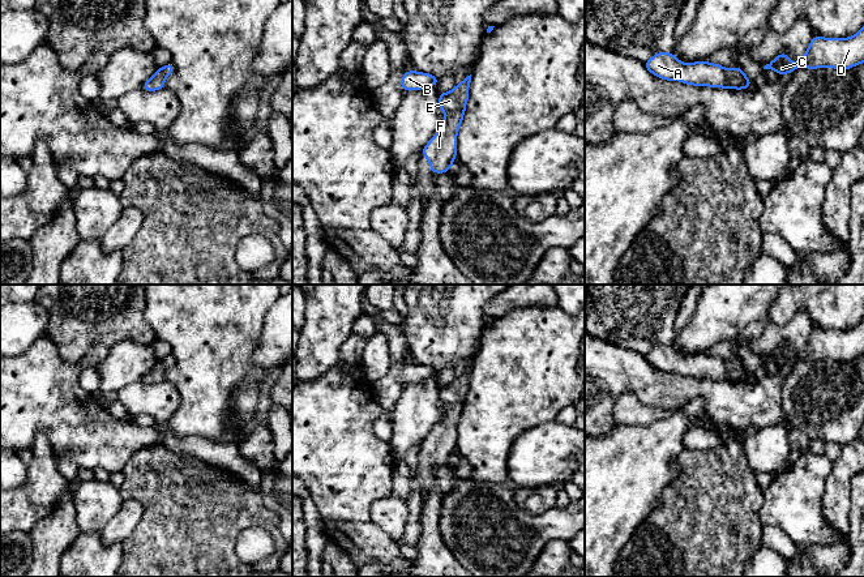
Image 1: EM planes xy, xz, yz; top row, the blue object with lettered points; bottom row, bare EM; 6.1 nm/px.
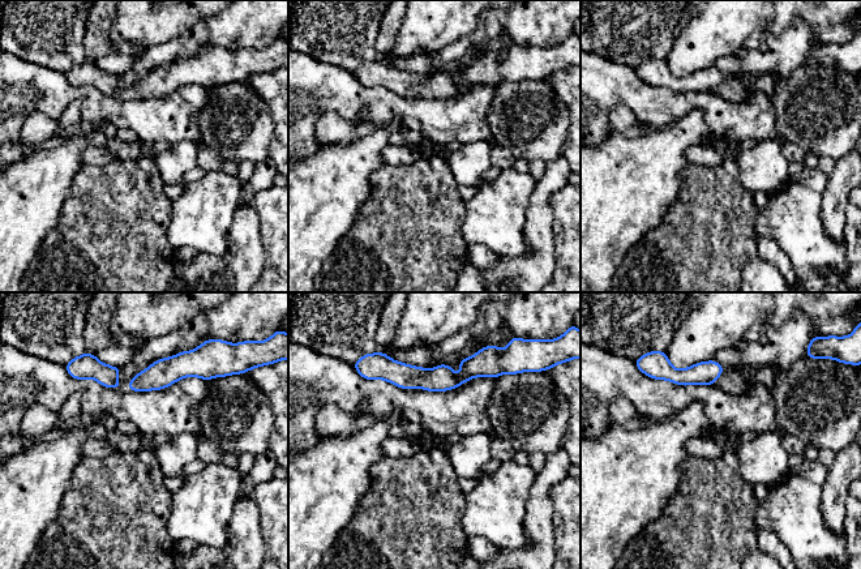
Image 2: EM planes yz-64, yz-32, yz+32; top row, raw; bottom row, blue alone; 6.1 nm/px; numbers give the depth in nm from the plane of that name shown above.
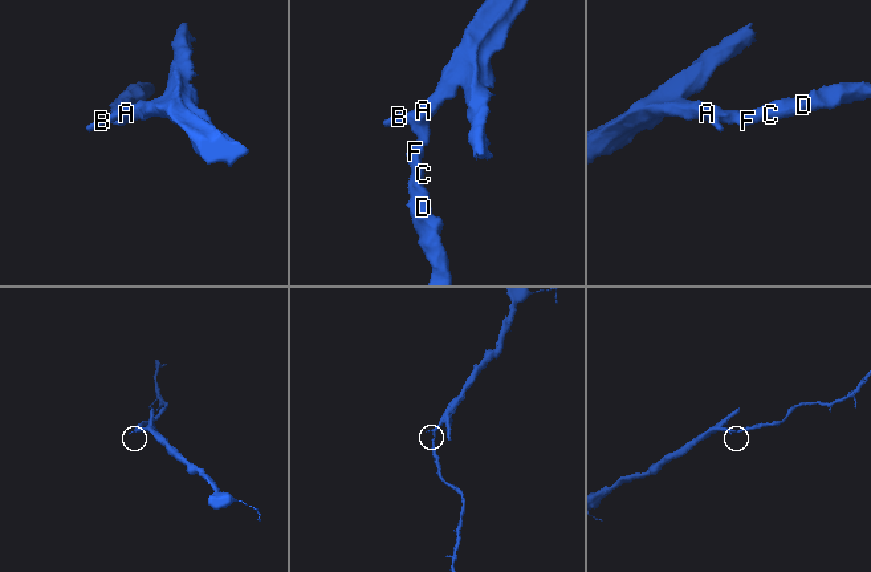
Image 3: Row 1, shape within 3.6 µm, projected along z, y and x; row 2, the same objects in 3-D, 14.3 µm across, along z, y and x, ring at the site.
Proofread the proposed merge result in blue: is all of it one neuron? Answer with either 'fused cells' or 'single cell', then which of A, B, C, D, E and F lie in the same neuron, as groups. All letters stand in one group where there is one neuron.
single cell | A B C D E F

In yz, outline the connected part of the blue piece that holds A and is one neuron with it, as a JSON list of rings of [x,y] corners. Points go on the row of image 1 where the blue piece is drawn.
[[[656,52],[643,64],[650,73],[662,80],[677,80],[693,86],[744,90],[754,85],[740,67],[727,69],[705,60],[683,64],[672,52]]]

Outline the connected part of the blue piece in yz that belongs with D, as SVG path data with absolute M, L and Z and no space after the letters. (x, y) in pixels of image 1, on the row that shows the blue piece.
M864 26L850 38L813 37L805 55L796 63L791 63L788 55L782 52L764 69L775 70L782 76L796 70L799 67L850 69L861 63L864 63Z

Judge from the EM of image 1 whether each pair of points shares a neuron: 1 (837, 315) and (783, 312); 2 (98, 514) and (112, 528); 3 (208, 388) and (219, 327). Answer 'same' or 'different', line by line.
1: same
2: different
3: same

